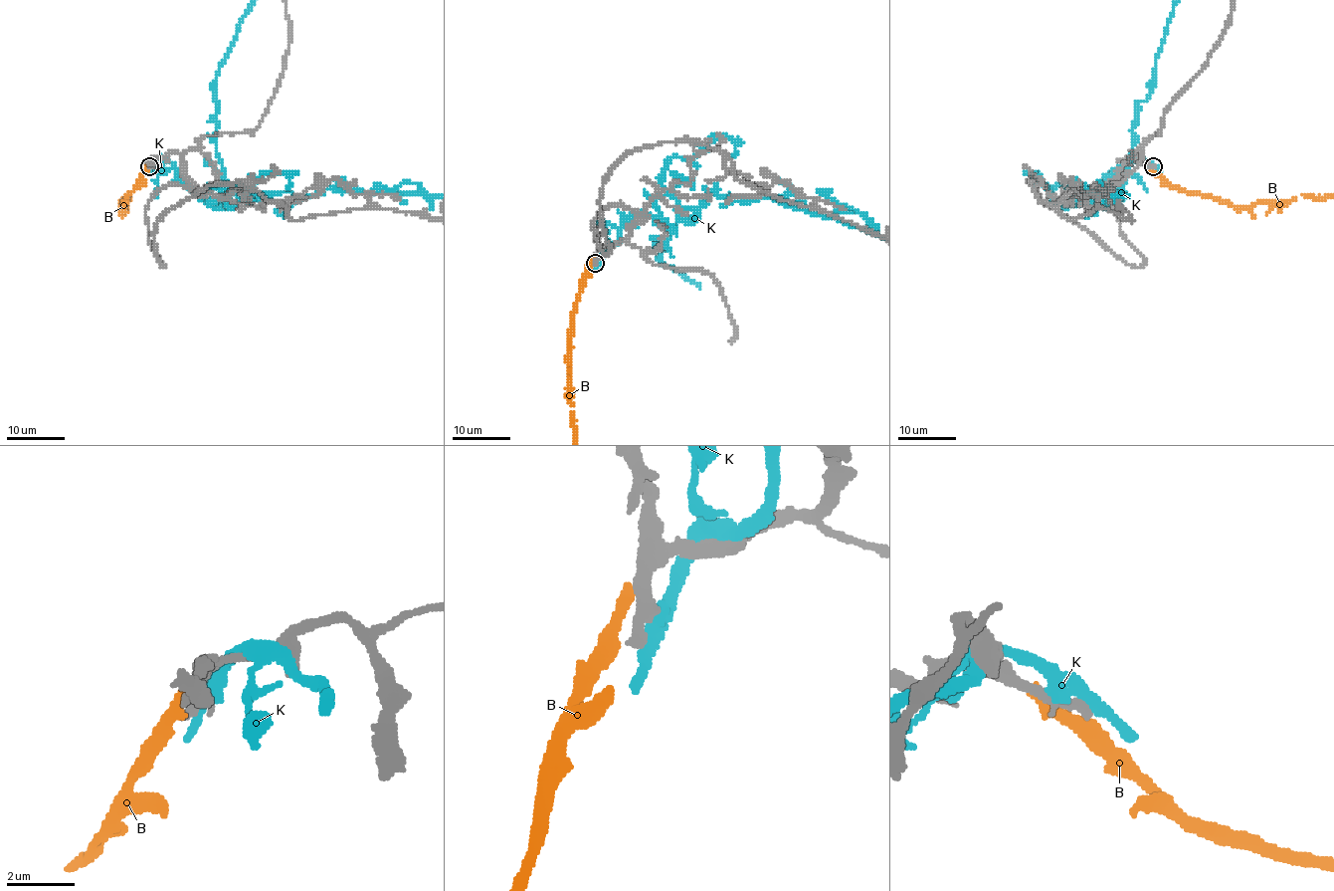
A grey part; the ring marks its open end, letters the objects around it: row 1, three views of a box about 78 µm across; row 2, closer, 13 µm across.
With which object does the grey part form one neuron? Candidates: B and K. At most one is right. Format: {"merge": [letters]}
{"merge": []}

